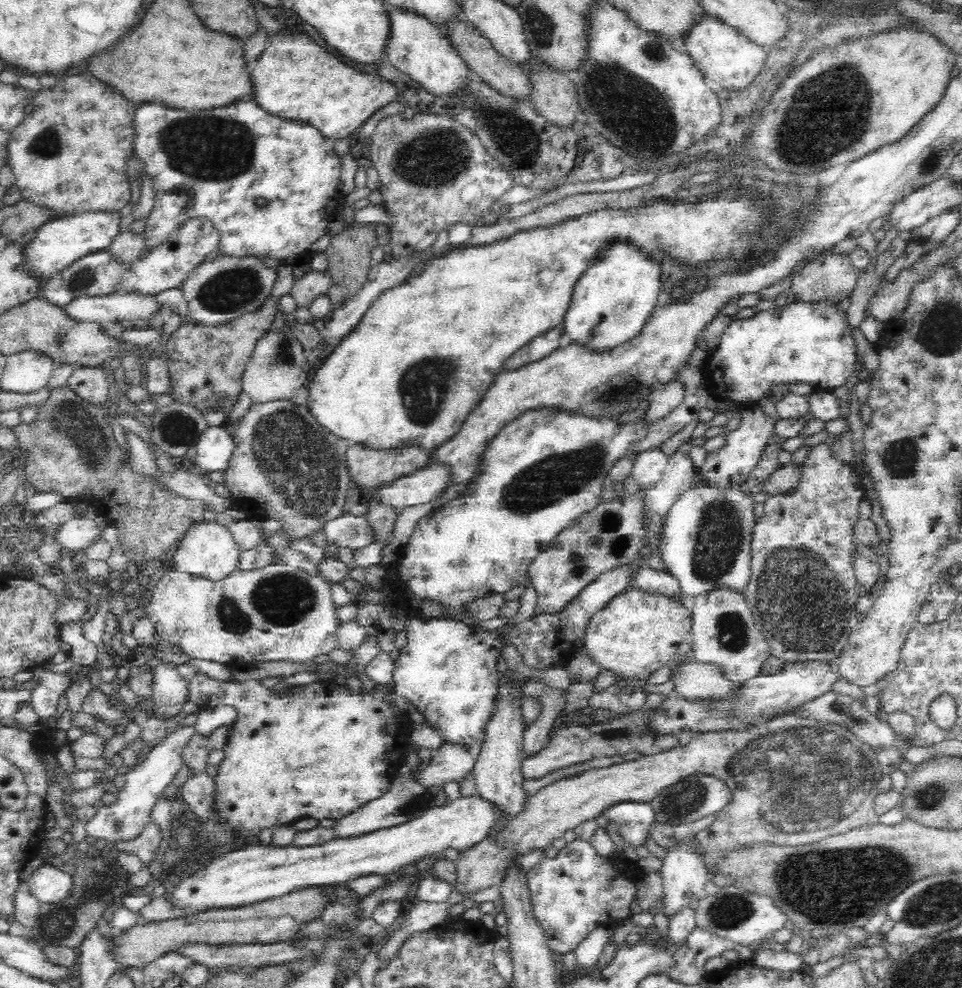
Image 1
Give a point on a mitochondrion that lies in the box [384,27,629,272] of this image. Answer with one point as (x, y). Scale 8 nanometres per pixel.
(430, 159)

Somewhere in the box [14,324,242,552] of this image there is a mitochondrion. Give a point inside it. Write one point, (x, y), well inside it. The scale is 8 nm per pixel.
(92, 446)

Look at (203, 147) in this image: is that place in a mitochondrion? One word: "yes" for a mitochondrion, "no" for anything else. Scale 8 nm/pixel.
yes

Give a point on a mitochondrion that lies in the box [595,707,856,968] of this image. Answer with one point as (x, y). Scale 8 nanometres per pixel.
(683, 800)

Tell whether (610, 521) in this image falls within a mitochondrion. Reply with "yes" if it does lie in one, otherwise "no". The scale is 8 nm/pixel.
yes

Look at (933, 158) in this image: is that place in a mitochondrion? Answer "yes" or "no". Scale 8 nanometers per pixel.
yes

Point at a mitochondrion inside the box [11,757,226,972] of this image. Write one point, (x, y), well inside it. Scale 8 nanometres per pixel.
(60, 922)

